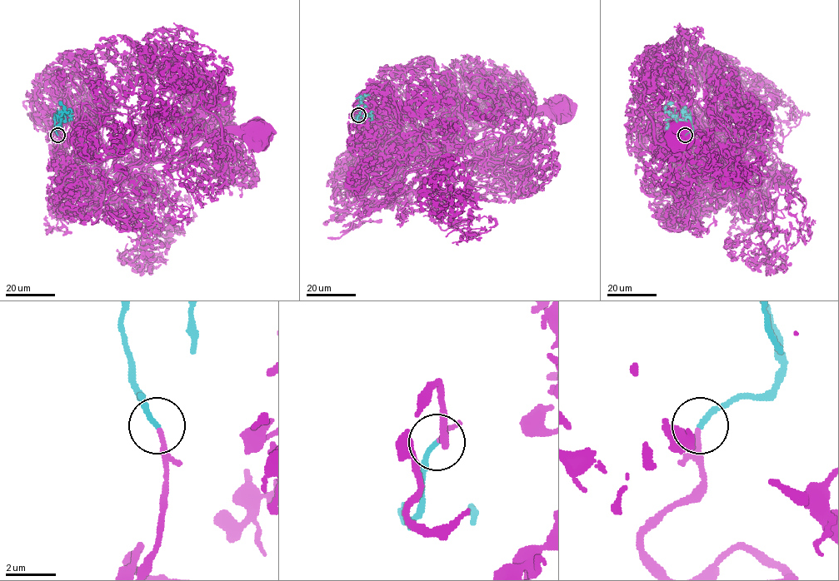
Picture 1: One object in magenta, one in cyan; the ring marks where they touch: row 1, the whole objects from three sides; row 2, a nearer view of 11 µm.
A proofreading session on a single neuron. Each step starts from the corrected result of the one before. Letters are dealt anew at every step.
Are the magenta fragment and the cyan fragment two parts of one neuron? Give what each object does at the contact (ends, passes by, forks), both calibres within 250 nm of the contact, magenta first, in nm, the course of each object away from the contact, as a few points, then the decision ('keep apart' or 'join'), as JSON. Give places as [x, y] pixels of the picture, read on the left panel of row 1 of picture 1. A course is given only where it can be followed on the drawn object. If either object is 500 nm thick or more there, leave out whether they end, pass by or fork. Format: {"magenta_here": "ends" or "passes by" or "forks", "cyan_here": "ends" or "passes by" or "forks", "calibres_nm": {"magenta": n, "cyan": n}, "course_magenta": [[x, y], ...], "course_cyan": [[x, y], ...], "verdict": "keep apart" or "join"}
{"magenta_here": "ends", "cyan_here": "ends", "calibres_nm": {"magenta": 200, "cyan": 200}, "course_magenta": [[57, 135], [55, 150], [76, 163], [88, 161], [96, 147], [152, 162], [174, 157], [205, 136], [257, 130]], "course_cyan": [[57, 135], [54, 117], [60, 119], [63, 115], [61, 115], [64, 106], [60, 103]], "verdict": "join"}

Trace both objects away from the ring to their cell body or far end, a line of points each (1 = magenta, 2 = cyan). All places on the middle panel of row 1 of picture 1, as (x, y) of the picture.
1: (358, 115), (394, 175), (475, 163), (532, 113), (557, 111)
2: (358, 115), (356, 123), (355, 119), (364, 106), (362, 100), (365, 95), (361, 103)

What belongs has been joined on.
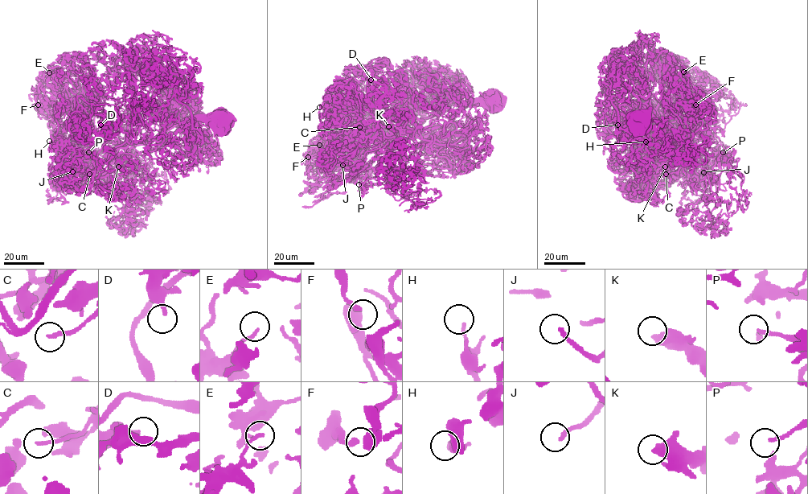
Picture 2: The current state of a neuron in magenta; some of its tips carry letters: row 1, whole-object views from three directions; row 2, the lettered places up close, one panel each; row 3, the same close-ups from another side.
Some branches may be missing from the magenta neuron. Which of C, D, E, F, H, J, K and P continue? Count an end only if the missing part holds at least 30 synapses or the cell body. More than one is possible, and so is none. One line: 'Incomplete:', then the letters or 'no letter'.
Incomplete: C, J, K, P

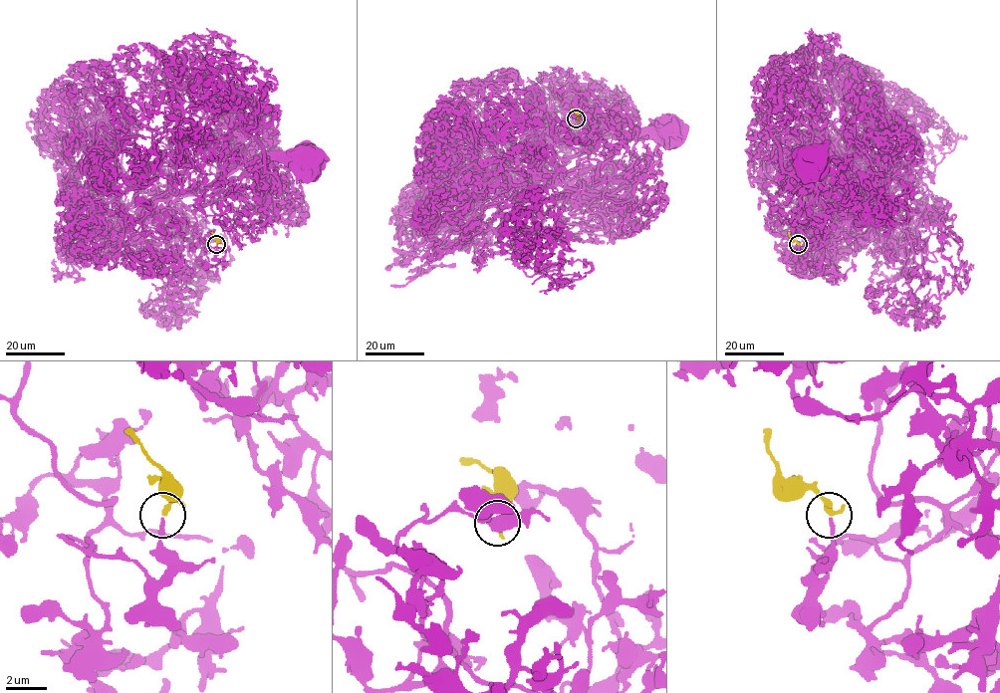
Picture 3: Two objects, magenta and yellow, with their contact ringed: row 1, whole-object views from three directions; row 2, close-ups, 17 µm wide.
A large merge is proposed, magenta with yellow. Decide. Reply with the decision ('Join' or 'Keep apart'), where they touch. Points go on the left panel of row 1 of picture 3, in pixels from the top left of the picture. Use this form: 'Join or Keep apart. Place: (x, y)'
Join. Place: (216, 244)

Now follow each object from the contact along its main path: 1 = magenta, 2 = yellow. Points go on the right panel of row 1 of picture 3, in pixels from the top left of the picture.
1: (798, 245), (796, 251), (816, 245), (804, 235), (829, 162), (860, 193), (878, 190), (845, 163), (814, 156)
2: (798, 245), (788, 232)

